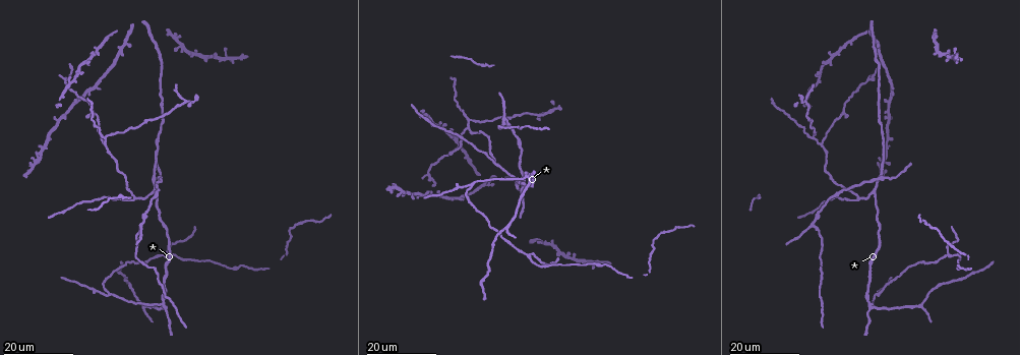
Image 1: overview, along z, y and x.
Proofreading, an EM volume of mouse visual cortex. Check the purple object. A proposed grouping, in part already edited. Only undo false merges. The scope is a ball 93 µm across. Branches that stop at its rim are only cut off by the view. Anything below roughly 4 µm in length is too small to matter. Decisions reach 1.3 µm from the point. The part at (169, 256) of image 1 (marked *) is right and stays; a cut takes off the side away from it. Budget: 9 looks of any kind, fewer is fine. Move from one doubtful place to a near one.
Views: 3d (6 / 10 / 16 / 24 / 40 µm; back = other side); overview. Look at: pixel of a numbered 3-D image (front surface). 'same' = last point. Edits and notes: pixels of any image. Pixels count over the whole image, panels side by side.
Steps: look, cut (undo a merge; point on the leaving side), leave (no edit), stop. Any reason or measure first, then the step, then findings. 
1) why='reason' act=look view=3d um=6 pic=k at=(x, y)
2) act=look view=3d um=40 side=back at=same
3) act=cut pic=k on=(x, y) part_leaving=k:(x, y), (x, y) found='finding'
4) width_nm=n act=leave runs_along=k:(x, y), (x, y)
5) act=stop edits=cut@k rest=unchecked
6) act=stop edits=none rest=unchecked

why='arms part here' act=look view=3d um=16 pic=1 at=(109, 293)

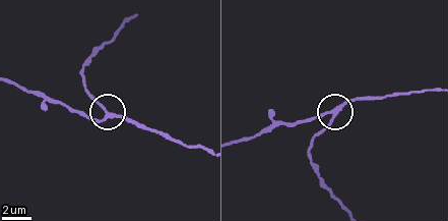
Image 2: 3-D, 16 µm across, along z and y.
act=look view=3d um=6 pic=2 at=(335, 113)

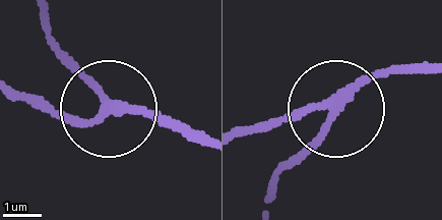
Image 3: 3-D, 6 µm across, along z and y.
arms=3 act=leave runs_along=3:(205, 145), (127, 108), (79, 118), (14, 99) found='continuous, no second cell'

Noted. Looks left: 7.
act=look view=3d um=24 pic=1 at=(469, 118)

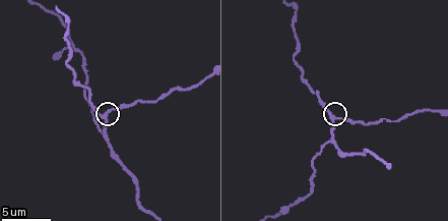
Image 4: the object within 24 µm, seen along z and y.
act=look view=3d um=6 pic=4 at=(331, 117)

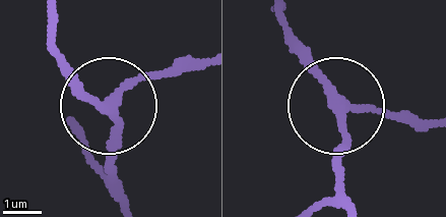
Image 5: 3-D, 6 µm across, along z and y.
arms=3 act=leave found='one cell here'

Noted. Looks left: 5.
why='three arms meet' act=look view=3d um=24 pic=1 at=(153, 193)

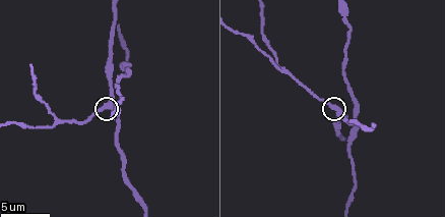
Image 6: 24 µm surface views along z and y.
act=look view=3d um=10 pic=6 at=(108, 105)

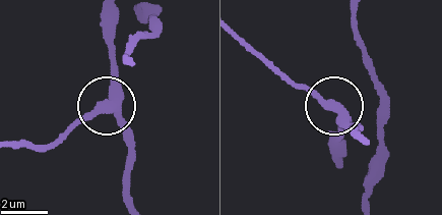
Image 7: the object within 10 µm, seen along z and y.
arms=3 act=leave runs_along=7:(365, 138), (337, 110), (288, 76) found='continuous, no second cell'

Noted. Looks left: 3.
why='a fork' act=look view=3d um=24 pic=1 at=(139, 223)

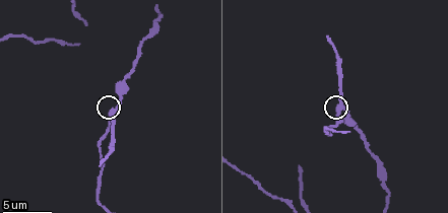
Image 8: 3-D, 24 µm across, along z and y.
act=look view=3d um=6 pic=8 at=(340, 105)

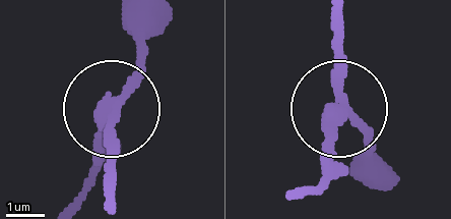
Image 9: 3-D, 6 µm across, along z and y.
arms=3 act=cut pic=9 on=(109, 145) found='a second cell is stuck on'

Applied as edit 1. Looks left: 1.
act=stop edits=cut@9 rest=unchecked

